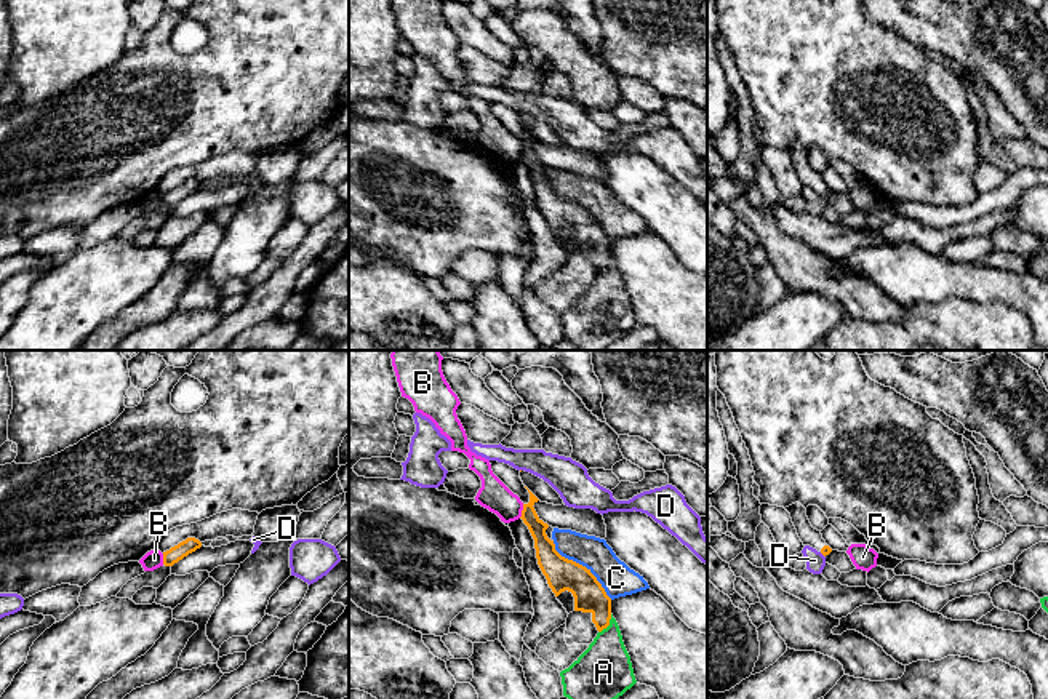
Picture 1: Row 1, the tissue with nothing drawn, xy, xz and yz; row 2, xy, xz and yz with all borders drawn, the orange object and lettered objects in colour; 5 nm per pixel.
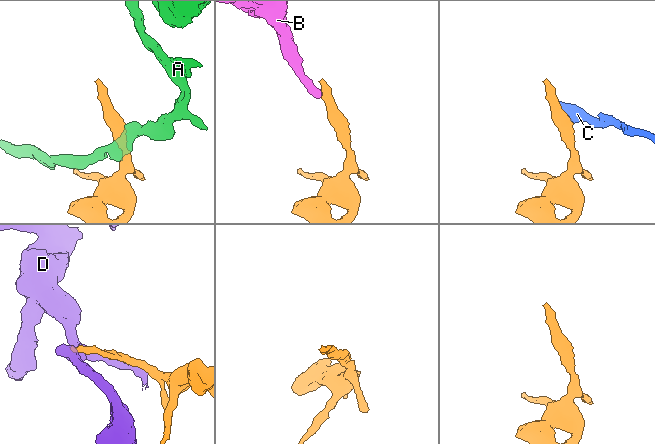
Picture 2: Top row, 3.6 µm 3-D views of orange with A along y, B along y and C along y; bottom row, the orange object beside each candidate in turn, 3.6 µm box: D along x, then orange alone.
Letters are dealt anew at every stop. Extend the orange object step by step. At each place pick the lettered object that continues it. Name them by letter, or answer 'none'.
none

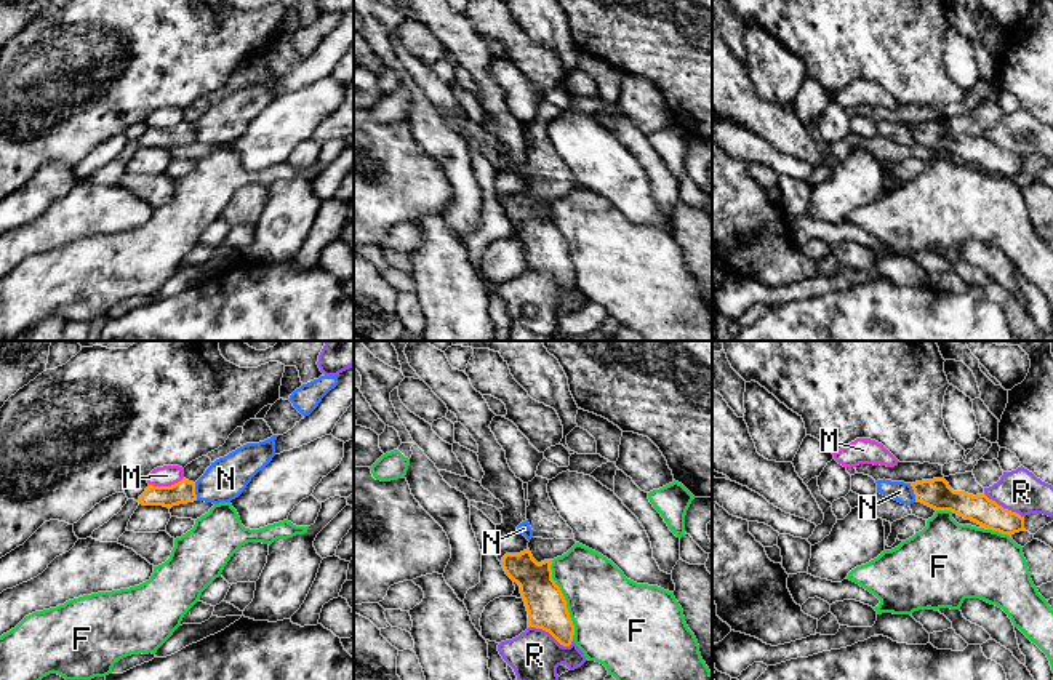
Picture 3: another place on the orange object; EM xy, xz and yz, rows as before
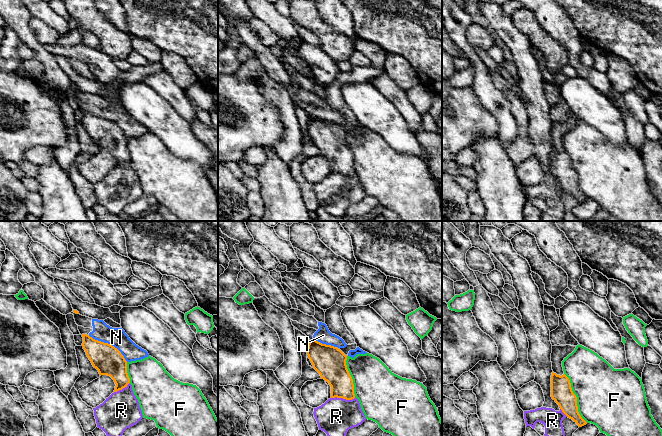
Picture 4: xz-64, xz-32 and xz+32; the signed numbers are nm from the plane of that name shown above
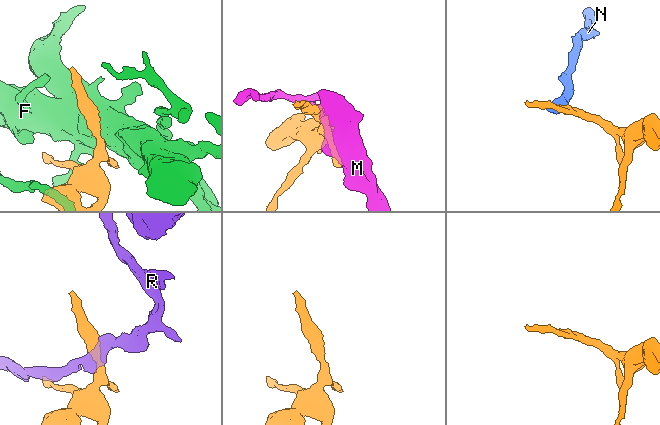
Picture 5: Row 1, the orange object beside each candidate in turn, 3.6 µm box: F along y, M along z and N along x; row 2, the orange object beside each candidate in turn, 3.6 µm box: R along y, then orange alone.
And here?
none

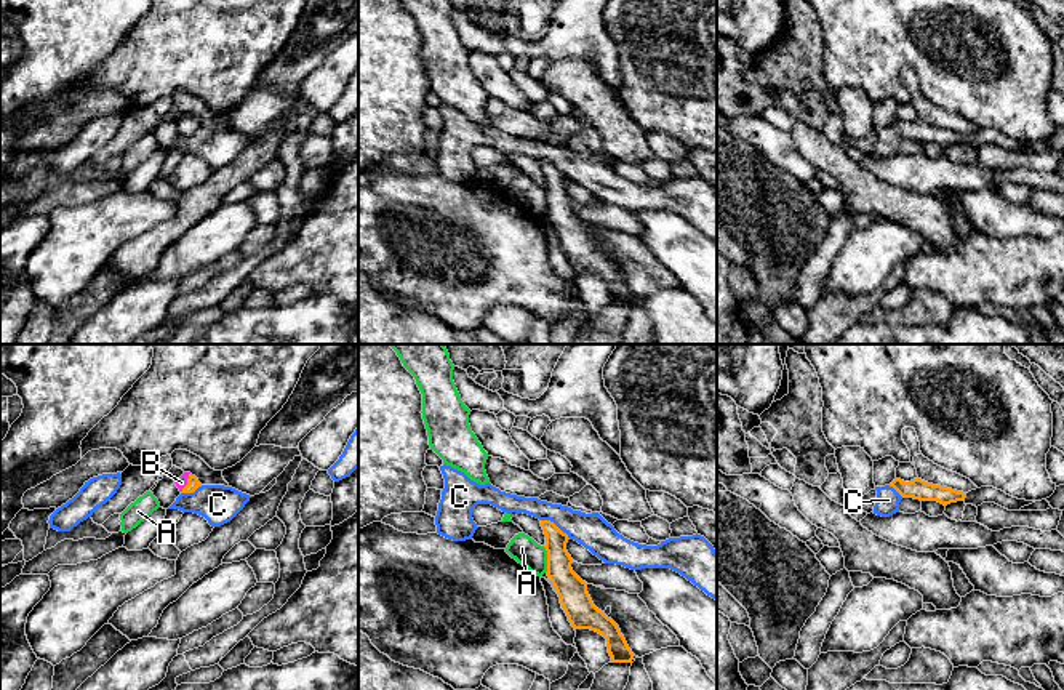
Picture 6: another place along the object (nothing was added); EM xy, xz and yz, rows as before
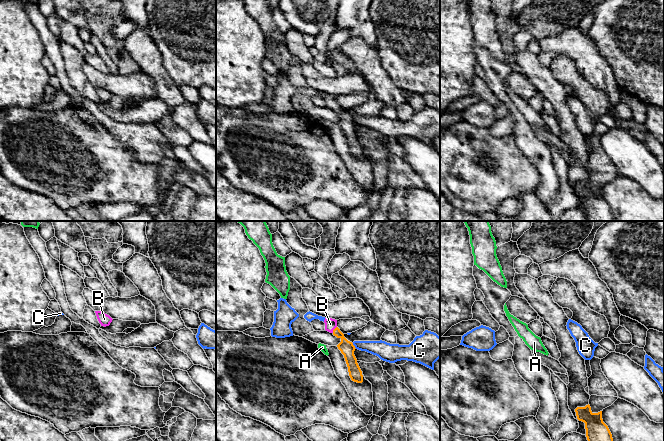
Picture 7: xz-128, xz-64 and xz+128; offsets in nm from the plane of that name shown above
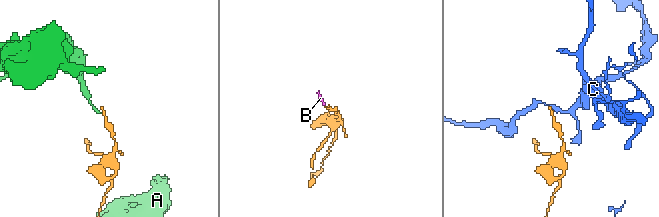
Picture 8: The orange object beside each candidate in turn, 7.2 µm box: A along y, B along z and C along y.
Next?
B

